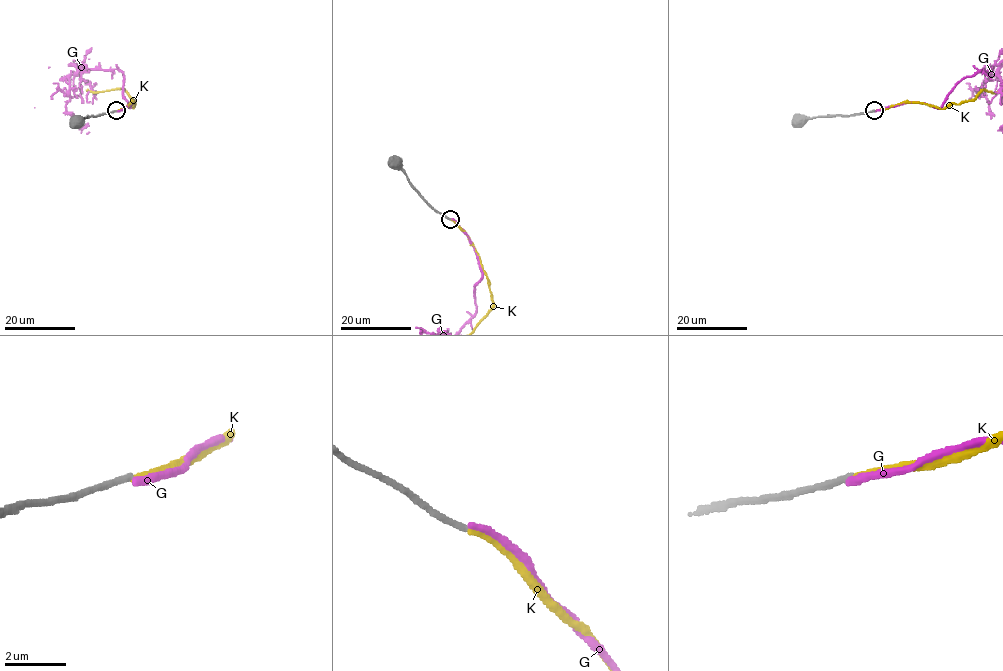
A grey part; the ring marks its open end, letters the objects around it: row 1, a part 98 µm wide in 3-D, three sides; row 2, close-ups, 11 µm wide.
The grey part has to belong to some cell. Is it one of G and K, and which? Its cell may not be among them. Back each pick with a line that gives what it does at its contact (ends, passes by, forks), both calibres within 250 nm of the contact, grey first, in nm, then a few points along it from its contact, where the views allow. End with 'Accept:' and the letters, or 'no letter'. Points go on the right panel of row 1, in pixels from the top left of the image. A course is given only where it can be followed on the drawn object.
K: it ends; calibres 200 and 200 nm
Accept: K

